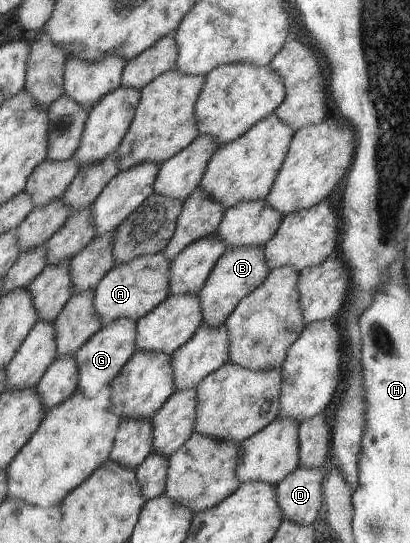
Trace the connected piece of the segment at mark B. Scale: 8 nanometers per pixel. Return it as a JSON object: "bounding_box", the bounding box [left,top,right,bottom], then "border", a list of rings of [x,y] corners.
{"bounding_box":[198,246,270,327],"border":[[[249,246],[243,248],[231,248],[214,267],[203,290],[198,294],[199,306],[201,306],[203,324],[209,327],[224,325],[234,310],[238,307],[247,294],[254,292],[270,275],[270,266],[263,250],[265,246]]]}

